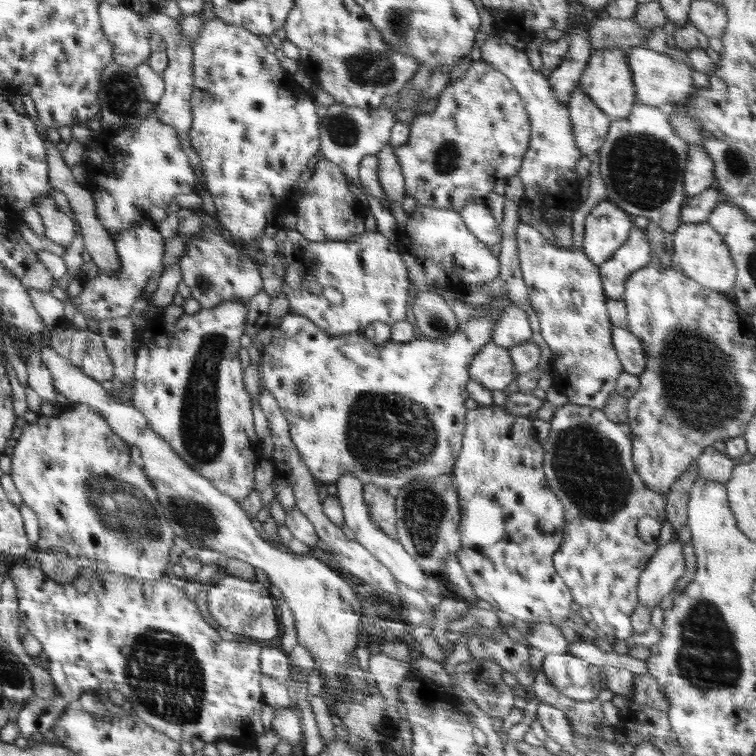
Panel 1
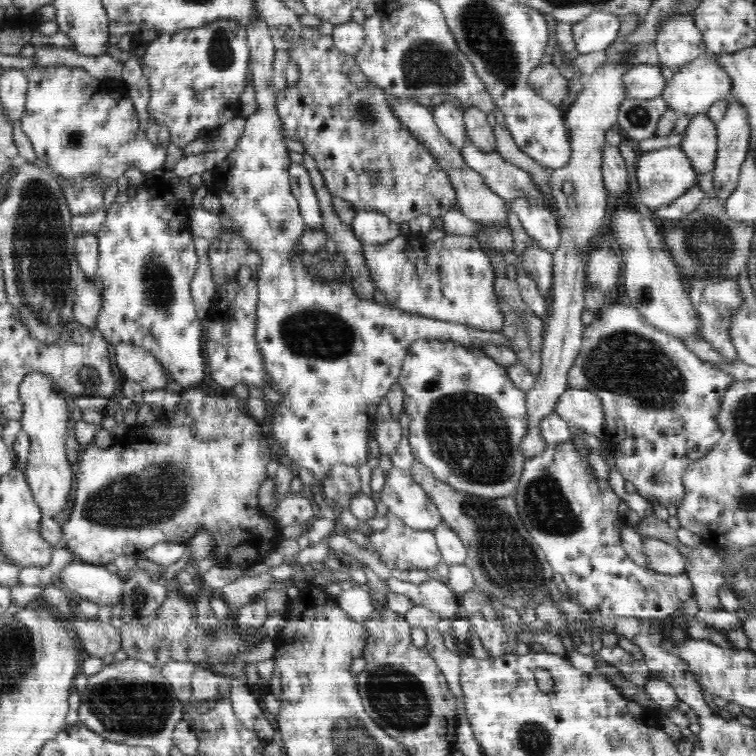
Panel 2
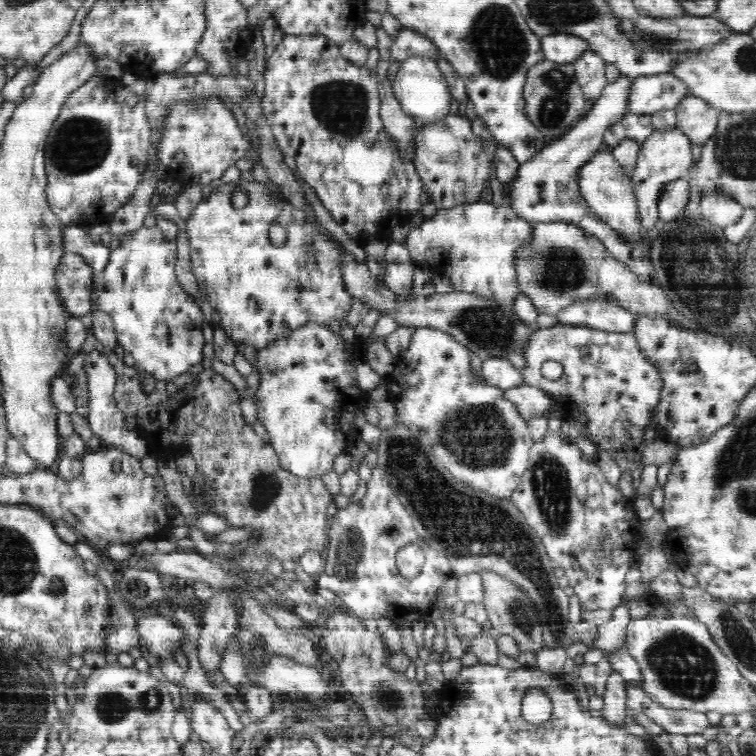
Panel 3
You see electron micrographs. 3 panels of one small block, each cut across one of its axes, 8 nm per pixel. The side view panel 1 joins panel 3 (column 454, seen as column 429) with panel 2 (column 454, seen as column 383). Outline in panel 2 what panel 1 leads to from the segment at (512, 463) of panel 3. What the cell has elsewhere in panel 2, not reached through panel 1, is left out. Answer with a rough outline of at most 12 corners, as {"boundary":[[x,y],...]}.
{"boundary":[[418,340],[414,458],[480,498],[521,480],[525,392],[482,349]]}

